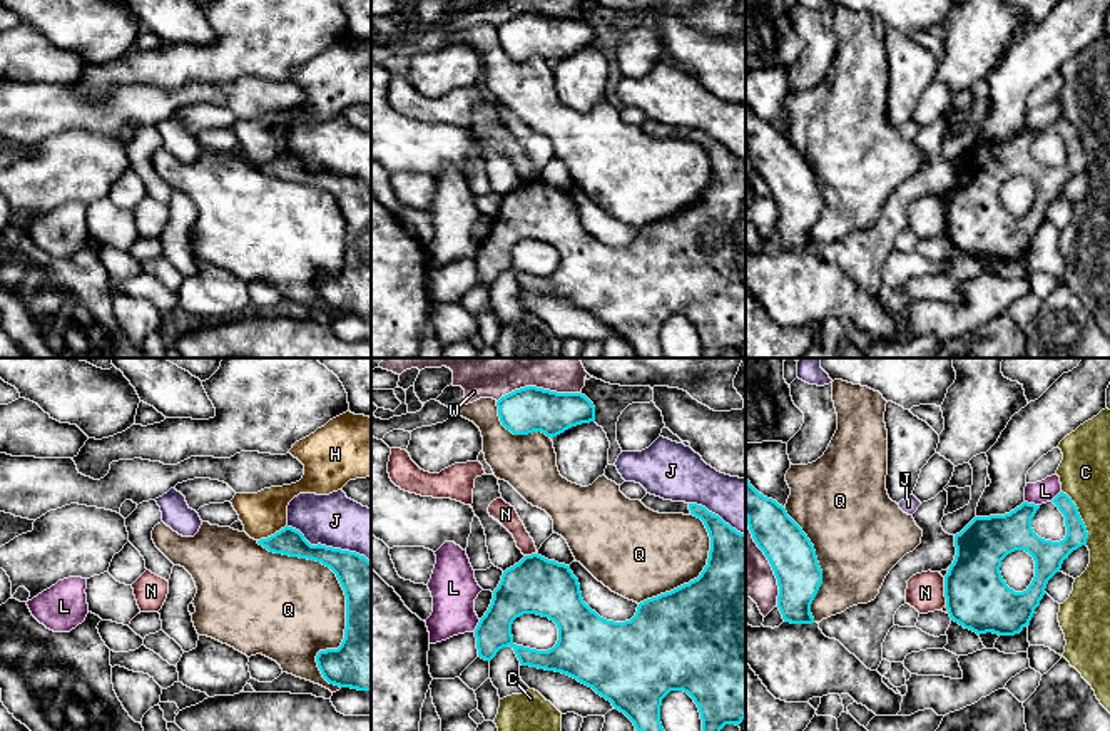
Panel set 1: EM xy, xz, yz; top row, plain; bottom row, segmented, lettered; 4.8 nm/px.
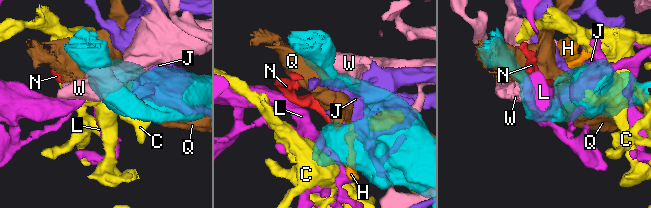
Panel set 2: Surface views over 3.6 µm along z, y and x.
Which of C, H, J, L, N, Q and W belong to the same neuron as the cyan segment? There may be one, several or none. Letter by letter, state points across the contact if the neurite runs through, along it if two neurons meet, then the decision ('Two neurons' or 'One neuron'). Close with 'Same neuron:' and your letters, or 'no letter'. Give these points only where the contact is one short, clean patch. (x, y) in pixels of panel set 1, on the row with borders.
C: Two neurons
H: Two neurons
J: Two neurons
L: Two neurons
N: Boundary: yz (943, 577), (947, 604). Two neurons
Q: Two neurons
W: Two neurons
Same neuron: no letter

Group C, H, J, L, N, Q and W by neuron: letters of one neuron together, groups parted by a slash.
C / H / J / L / N / Q / W

